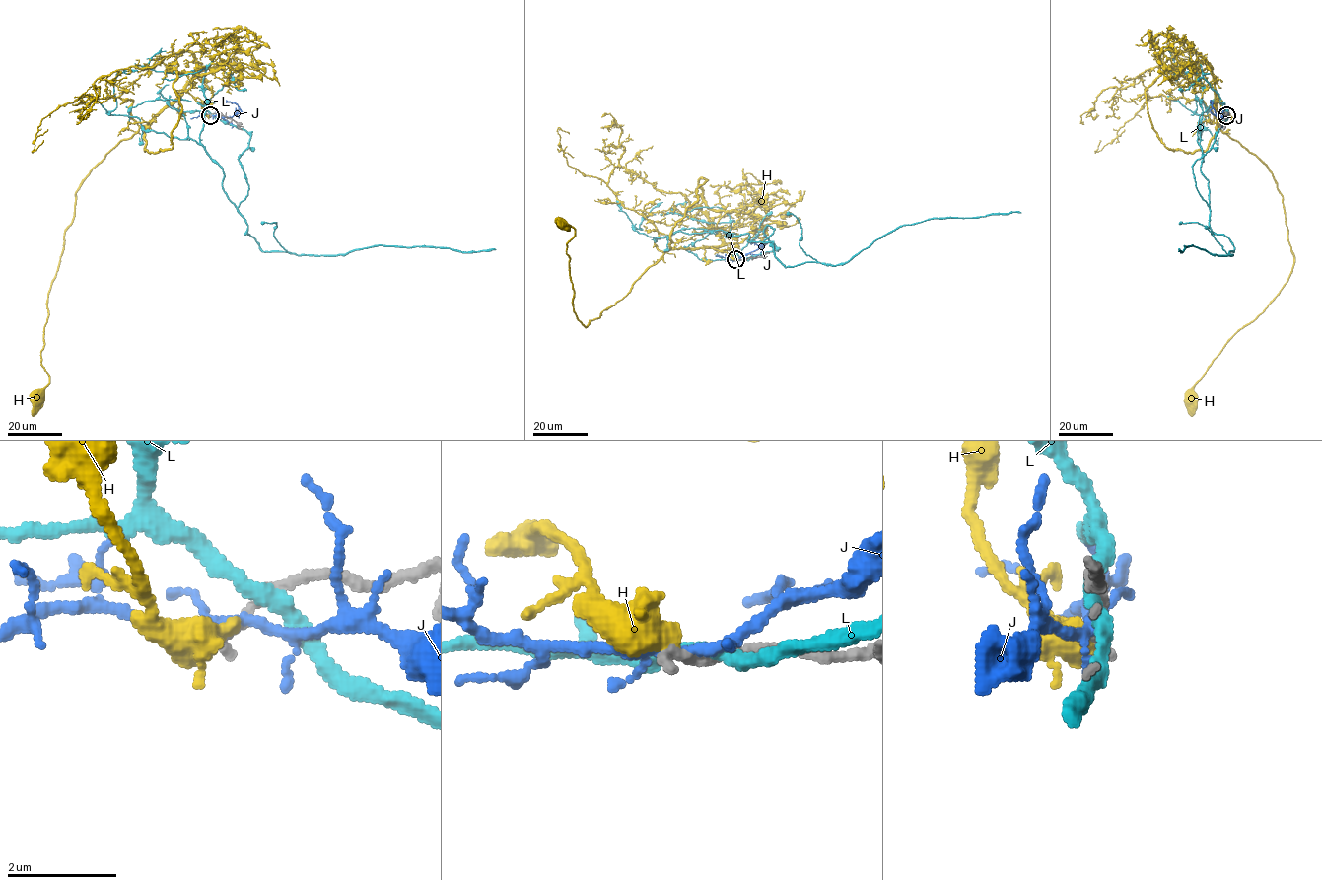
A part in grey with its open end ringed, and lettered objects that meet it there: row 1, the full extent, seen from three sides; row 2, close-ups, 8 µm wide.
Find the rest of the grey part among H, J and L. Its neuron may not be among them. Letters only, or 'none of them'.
H

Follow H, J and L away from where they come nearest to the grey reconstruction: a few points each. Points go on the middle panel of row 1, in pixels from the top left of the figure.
H: (735, 259), (708, 247), (668, 250), (625, 296), (585, 326), (573, 306), (567, 254), (575, 230), (563, 224)
J: (735, 259), (766, 243), (761, 255)
L: (737, 259), (776, 247), (768, 225), (763, 241), (786, 267), (838, 265), (904, 225), (1021, 213)

